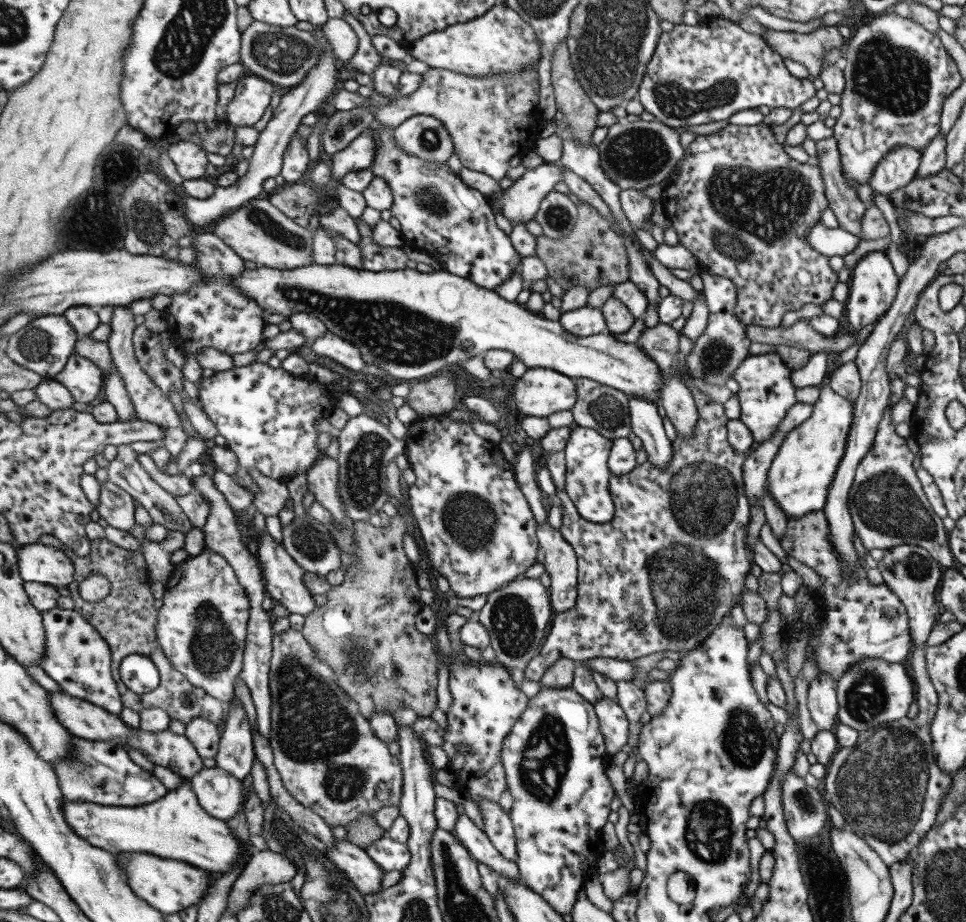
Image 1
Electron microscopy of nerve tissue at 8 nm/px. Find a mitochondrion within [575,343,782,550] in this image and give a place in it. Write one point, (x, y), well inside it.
(704, 494)

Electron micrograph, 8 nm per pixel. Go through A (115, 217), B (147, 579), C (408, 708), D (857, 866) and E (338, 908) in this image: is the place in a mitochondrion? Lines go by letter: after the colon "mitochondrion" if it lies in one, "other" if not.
A: mitochondrion
B: other
C: other
D: other
E: mitochondrion

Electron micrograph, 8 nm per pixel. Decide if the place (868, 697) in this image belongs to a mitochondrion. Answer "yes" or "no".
yes

